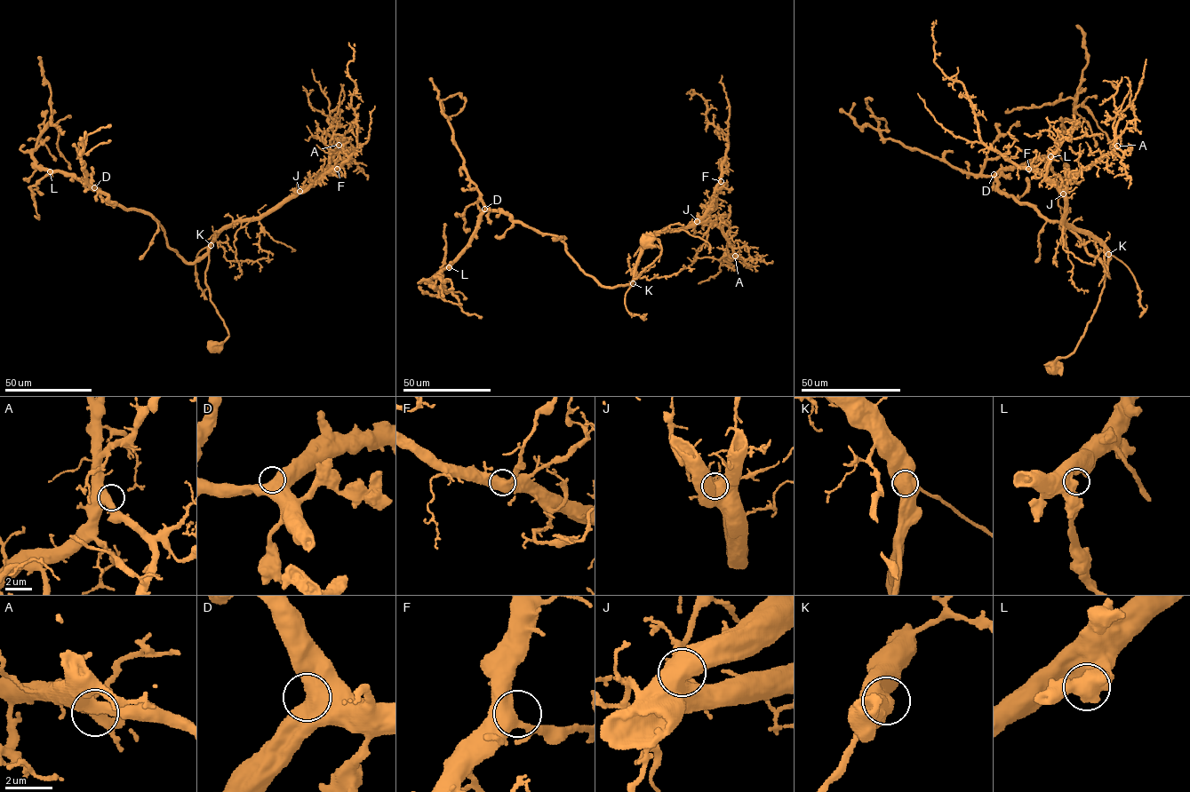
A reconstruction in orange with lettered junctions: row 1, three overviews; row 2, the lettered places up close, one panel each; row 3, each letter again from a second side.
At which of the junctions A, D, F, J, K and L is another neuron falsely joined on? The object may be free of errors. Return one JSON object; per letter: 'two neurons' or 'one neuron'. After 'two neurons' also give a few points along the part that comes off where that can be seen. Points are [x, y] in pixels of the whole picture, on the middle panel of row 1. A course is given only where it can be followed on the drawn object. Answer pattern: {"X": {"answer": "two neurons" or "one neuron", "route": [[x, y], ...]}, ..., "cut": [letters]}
{"A": {"answer": "one neuron"}, "D": {"answer": "one neuron"}, "F": {"answer": "one neuron"}, "J": {"answer": "one neuron"}, "K": {"answer": "one neuron"}, "L": {"answer": "one neuron"}, "cut": []}

